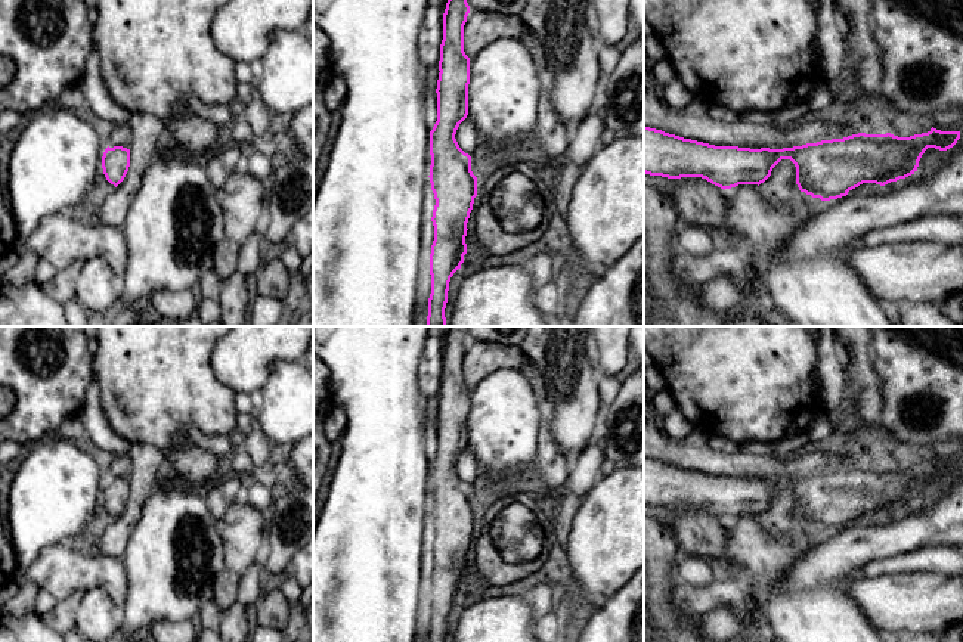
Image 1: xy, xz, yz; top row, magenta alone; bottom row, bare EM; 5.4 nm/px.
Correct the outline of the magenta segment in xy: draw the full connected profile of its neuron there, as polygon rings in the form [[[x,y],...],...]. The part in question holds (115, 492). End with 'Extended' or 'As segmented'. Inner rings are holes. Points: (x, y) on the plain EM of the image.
[[[123,477],[106,478],[102,487],[102,499],[106,511],[115,518],[124,511],[130,497],[130,480]]]. As segmented

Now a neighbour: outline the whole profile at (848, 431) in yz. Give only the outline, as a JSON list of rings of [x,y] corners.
[[[851,398],[829,413],[830,428],[833,431],[833,443],[846,449],[866,453],[873,444],[874,437],[857,415],[857,404]]]

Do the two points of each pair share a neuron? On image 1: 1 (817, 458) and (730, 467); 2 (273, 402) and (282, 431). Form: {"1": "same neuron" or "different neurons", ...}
{"1": "same neuron", "2": "same neuron"}

